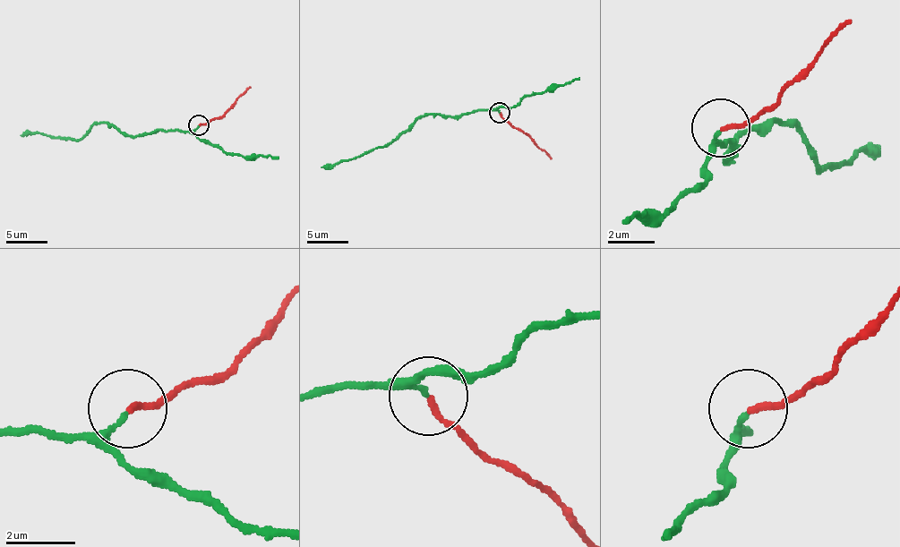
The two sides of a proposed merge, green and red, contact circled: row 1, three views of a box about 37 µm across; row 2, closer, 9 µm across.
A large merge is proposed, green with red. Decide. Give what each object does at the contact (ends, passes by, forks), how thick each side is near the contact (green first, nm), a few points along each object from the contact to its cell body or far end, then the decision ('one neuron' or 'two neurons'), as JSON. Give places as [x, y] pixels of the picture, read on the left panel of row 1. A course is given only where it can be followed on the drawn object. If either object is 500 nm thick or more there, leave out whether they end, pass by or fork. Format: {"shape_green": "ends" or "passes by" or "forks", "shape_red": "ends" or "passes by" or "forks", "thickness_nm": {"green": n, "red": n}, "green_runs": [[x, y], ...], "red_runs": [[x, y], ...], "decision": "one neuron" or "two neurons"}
{"shape_green": "ends", "shape_red": "ends", "thickness_nm": {"green": 140, "red": 180}, "green_runs": [[199, 126], [133, 136], [96, 122], [80, 139], [20, 134]], "red_runs": [[199, 124], [219, 118], [251, 87]], "decision": "one neuron"}

